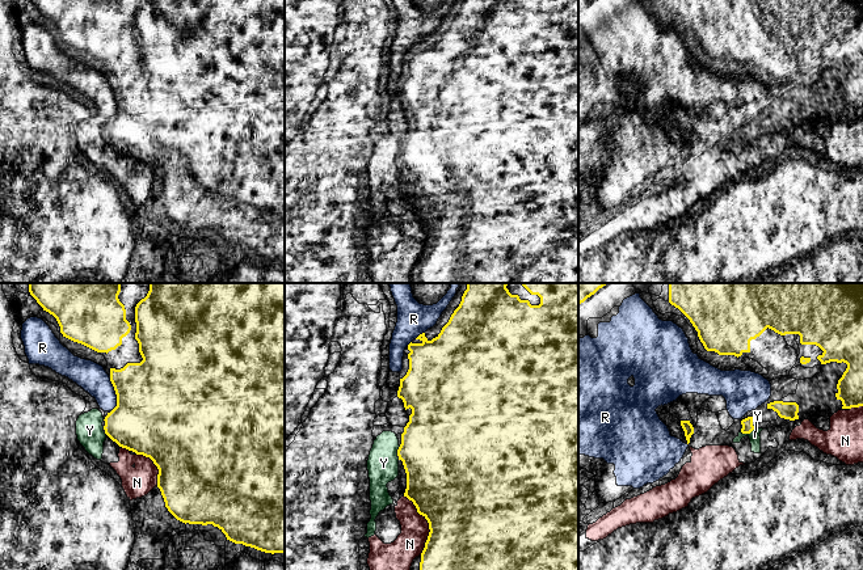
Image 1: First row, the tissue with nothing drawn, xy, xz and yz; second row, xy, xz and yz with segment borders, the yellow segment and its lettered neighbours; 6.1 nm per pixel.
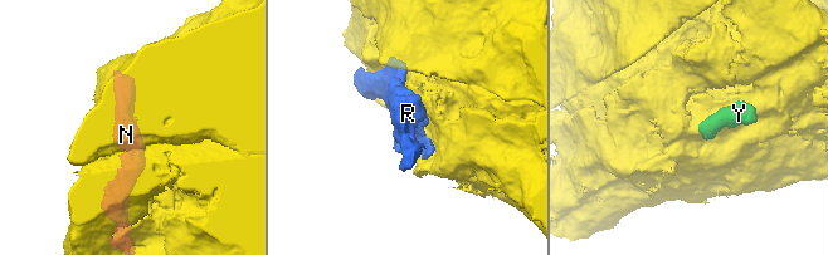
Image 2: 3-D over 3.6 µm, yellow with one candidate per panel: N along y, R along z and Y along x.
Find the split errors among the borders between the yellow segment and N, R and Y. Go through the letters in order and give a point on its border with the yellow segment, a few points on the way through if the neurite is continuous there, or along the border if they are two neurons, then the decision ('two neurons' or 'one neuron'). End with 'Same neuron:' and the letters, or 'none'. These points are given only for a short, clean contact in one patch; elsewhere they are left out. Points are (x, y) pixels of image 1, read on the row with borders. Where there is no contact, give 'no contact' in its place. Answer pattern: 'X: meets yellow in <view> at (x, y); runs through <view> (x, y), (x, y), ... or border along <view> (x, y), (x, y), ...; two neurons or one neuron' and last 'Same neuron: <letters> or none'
N: meets yellow in xz at (429, 524); two neurons
R: meets yellow in xy at (116, 393); two neurons
Y: meets yellow in yz at (746, 433); border along yz (753, 429), (749, 433), (740, 431); two neurons
Same neuron: none

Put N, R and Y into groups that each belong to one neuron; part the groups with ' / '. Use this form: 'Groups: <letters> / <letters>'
Groups: N R Y

